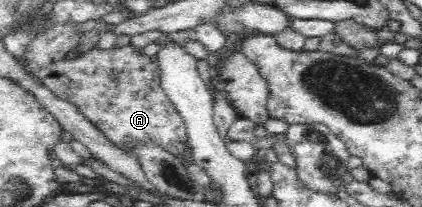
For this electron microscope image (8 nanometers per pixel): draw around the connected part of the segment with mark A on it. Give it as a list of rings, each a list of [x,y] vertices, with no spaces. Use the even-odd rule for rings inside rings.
[[[79,25],[54,27],[45,33],[40,33],[31,41],[27,48],[29,58],[25,60],[31,72],[55,96],[76,104],[81,109],[81,113],[93,121],[105,137],[116,145],[121,146],[127,141],[155,141],[167,151],[180,156],[188,147],[188,136],[183,119],[160,87],[157,59],[141,53],[141,49],[135,49],[131,45],[107,50],[93,47],[78,57],[69,58],[67,53],[71,52],[81,39],[79,28]]]

